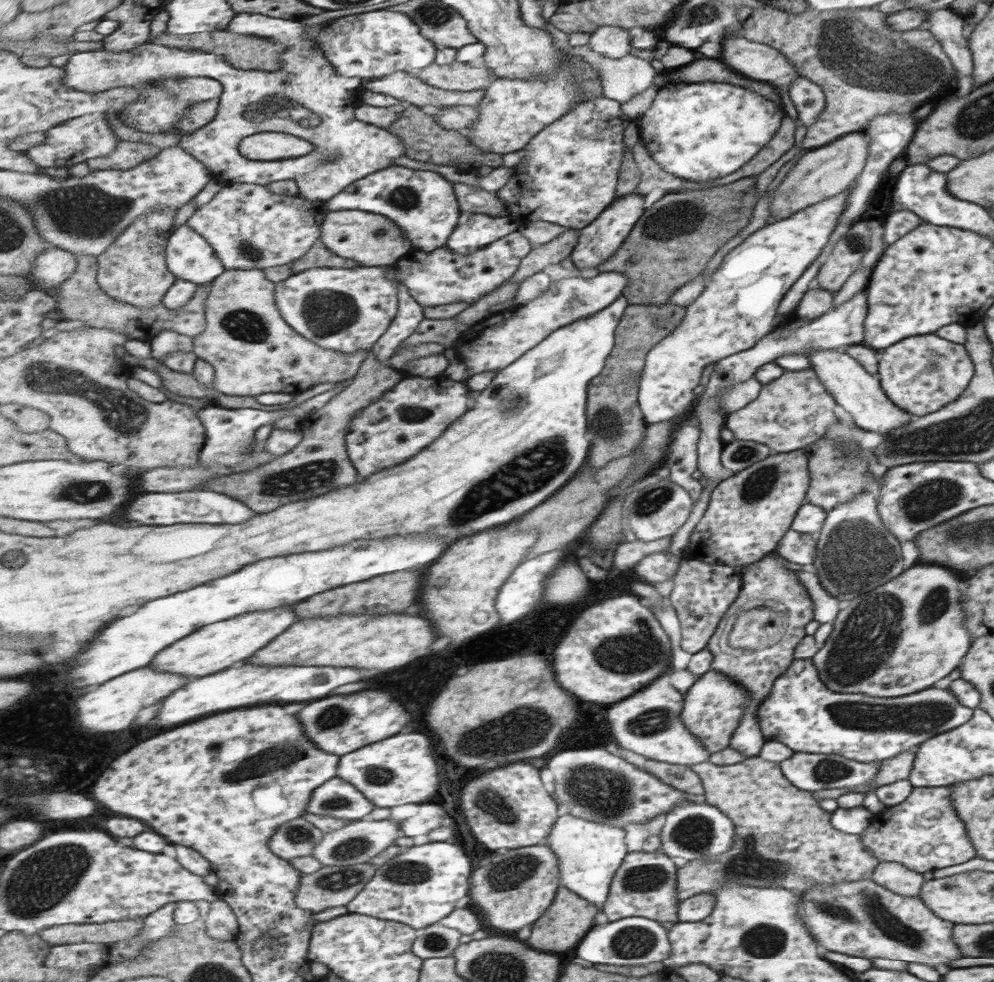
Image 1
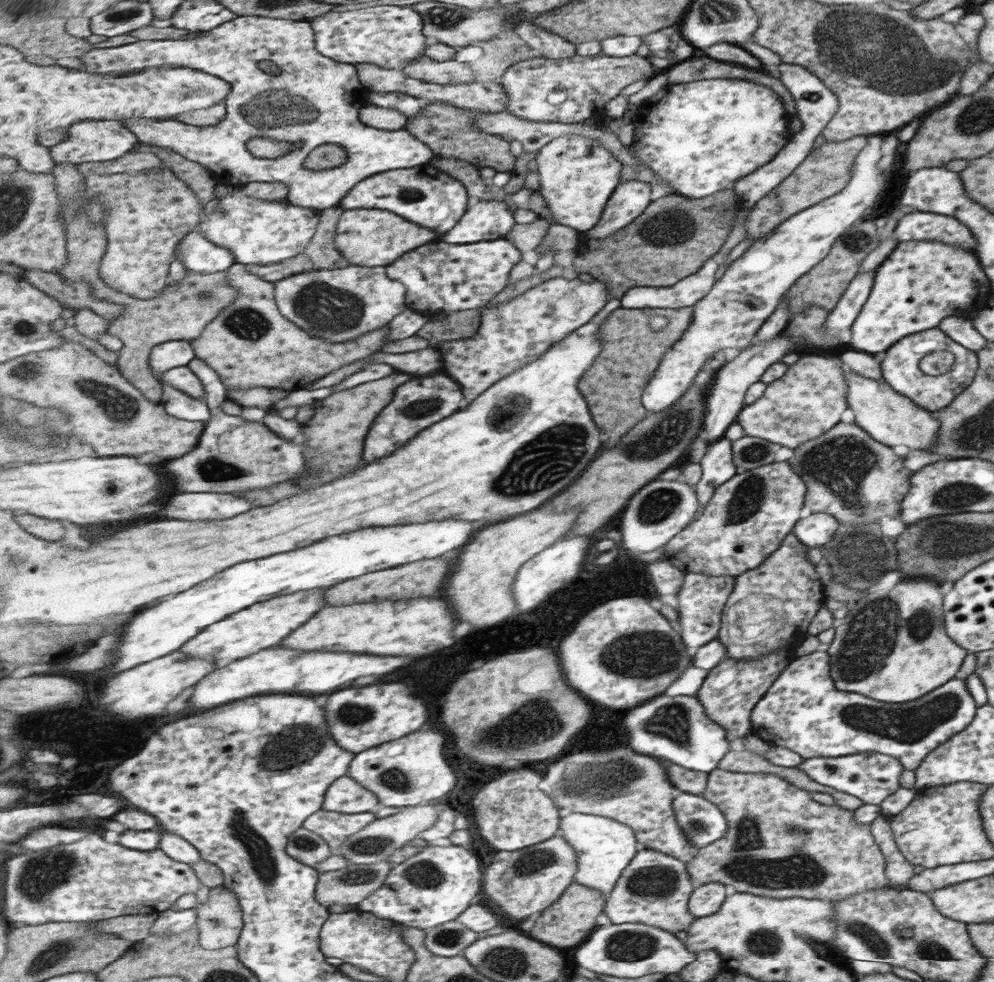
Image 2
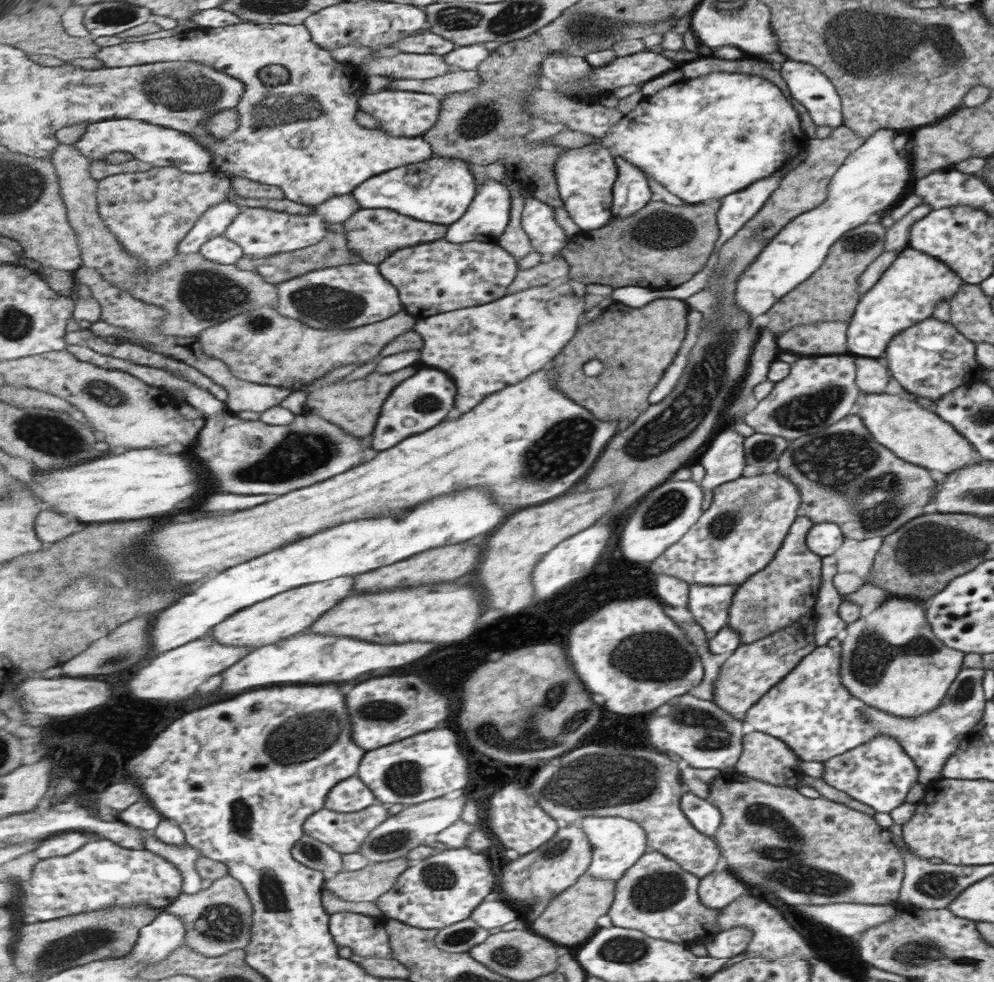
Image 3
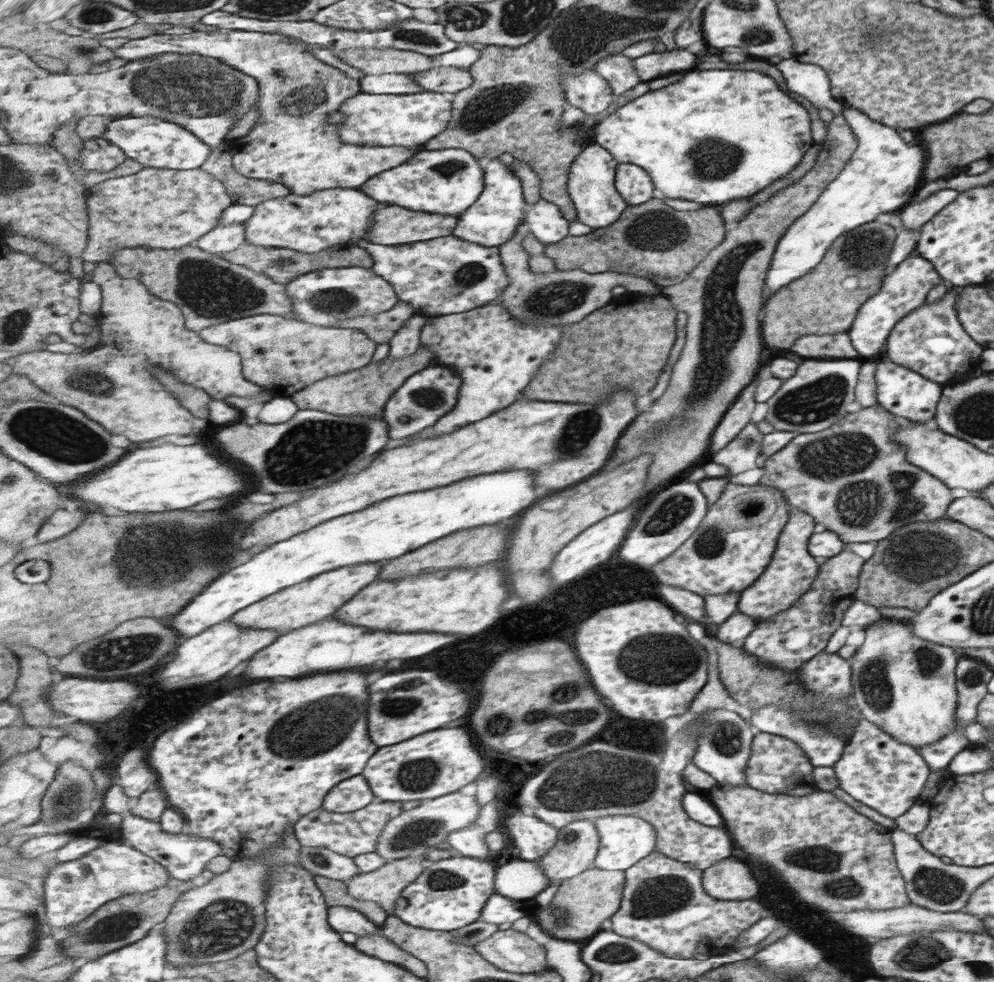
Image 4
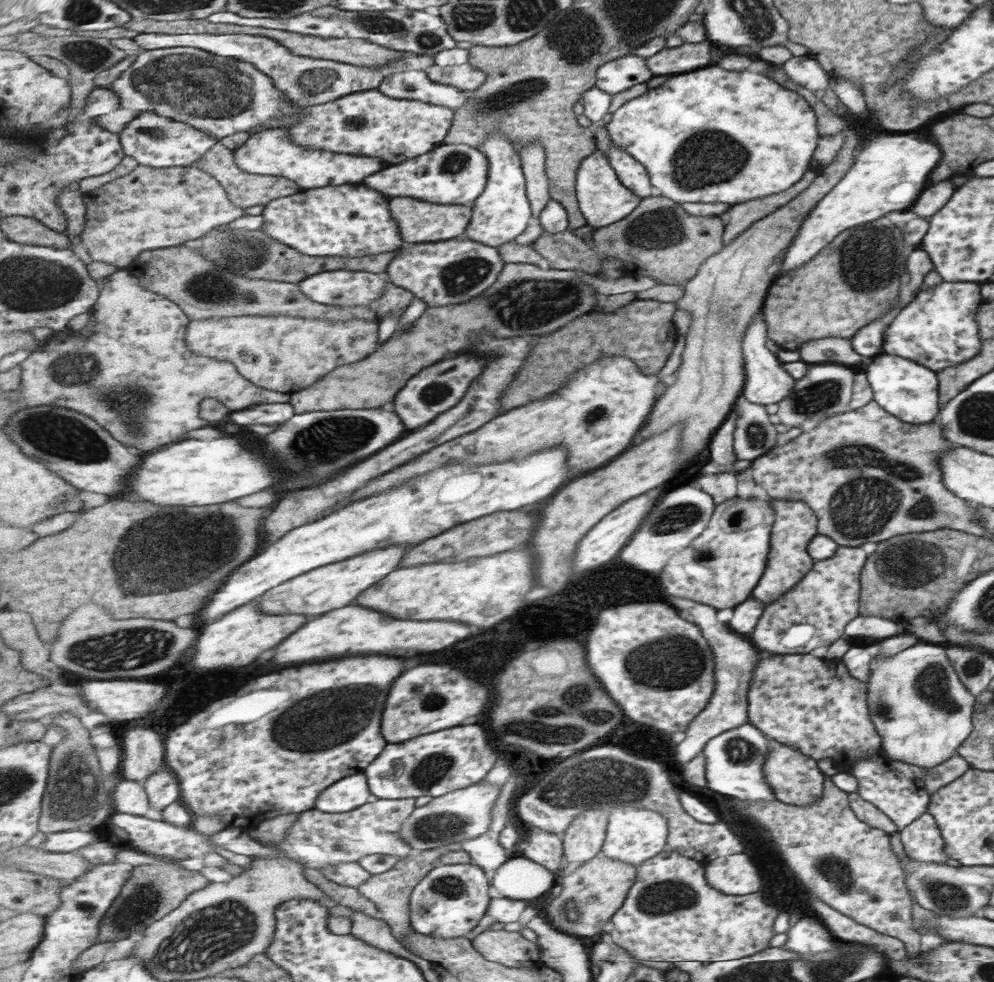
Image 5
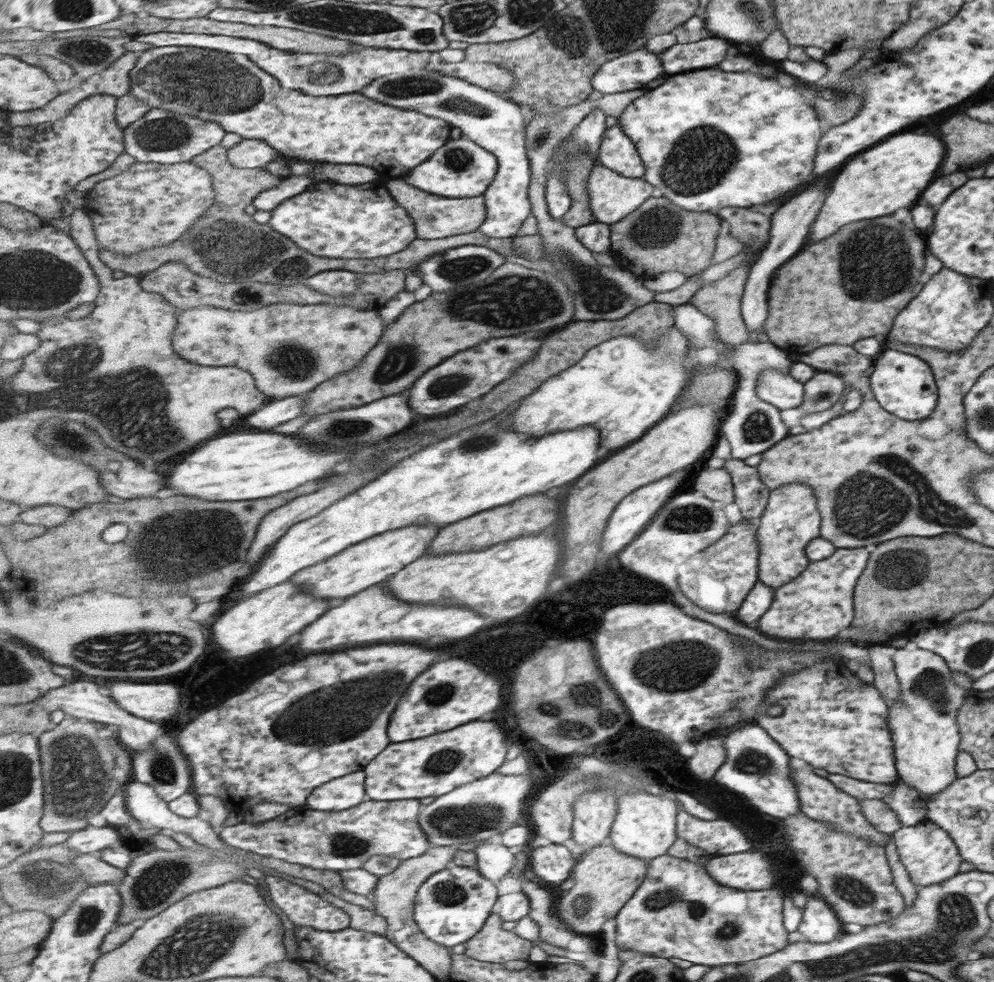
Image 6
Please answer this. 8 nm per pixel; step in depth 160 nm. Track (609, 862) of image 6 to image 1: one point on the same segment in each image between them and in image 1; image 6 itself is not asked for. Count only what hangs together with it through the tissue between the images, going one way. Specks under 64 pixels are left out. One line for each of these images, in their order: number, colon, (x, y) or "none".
1: (571, 916)
2: (568, 922)
3: (571, 917)
4: (580, 906)
5: (591, 895)

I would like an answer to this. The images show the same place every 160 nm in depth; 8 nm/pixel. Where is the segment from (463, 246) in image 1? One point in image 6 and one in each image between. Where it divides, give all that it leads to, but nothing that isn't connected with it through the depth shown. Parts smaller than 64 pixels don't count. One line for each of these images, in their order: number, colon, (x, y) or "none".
2: (487, 220)
3: (489, 217)
4: (493, 220)
5: (503, 212)
6: (496, 124)

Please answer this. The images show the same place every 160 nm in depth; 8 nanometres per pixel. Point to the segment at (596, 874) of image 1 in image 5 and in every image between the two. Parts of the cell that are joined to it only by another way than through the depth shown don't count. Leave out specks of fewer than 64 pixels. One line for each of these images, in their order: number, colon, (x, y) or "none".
2: (606, 847)
3: (619, 843)
4: (626, 839)
5: (634, 835)

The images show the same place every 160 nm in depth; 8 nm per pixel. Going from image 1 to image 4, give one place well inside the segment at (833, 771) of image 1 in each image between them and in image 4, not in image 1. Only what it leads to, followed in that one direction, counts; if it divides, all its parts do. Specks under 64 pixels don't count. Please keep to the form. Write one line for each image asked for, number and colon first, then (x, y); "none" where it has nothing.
2: (872, 777)
3: (879, 773)
4: (887, 776)

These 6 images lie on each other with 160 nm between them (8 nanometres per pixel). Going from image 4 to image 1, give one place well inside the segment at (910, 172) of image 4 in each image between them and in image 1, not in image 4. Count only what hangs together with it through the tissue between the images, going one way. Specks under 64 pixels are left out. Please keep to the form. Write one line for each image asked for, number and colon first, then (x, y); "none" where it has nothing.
1: (737, 306)
2: (749, 289)
3: (871, 178)

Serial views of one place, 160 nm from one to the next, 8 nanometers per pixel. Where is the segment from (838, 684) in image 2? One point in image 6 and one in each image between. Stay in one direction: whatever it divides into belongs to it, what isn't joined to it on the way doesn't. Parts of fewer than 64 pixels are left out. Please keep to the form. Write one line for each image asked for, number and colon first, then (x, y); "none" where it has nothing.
3: (890, 659)
4: (907, 687)
5: (922, 711)
6: (926, 738)

